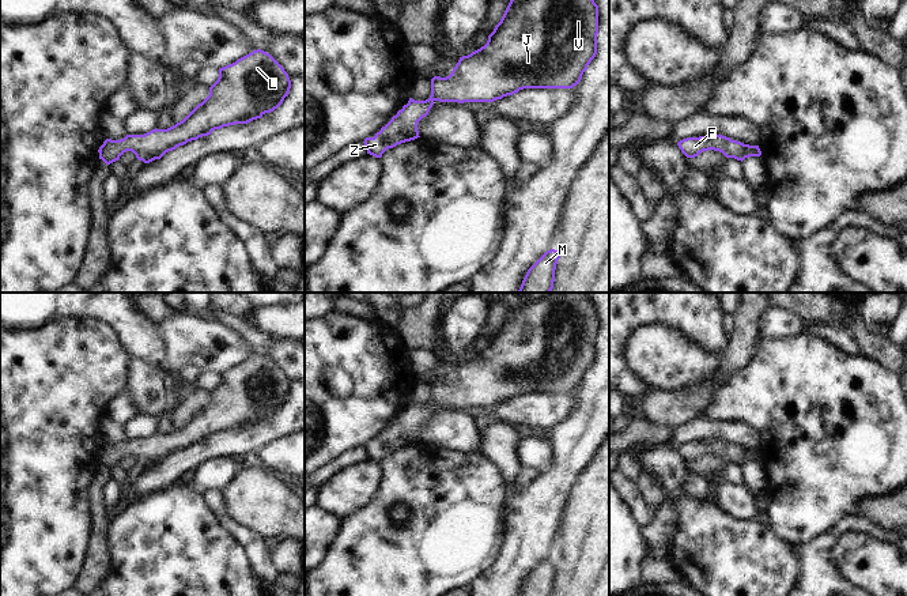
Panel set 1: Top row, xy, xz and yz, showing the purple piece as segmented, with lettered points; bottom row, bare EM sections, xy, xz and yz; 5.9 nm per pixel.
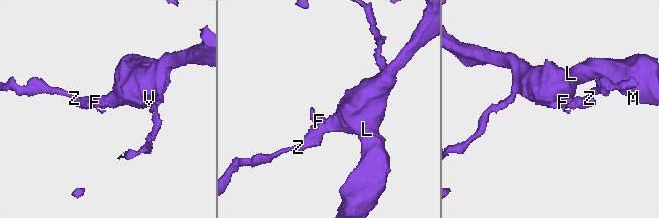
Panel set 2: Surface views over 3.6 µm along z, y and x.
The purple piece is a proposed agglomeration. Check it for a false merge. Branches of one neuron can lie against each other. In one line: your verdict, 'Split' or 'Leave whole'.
Leave whole.

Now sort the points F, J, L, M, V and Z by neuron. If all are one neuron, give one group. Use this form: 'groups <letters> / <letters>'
groups F J L M V Z

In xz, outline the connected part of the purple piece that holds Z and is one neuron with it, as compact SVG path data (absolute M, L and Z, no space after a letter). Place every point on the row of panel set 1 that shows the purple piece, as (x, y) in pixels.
M510 0L487 44L460 57L449 76L434 76L428 99L409 98L374 137L366 137L367 154L381 158L388 148L420 137L417 122L435 101L494 102L524 88L572 88L597 54L597 34L598 5L594 0Z

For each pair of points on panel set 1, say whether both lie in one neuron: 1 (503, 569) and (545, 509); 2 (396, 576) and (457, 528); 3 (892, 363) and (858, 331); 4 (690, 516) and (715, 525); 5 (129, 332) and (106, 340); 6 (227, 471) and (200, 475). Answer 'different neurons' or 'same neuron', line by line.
1: same neuron
2: same neuron
3: same neuron
4: same neuron
5: different neurons
6: same neuron

